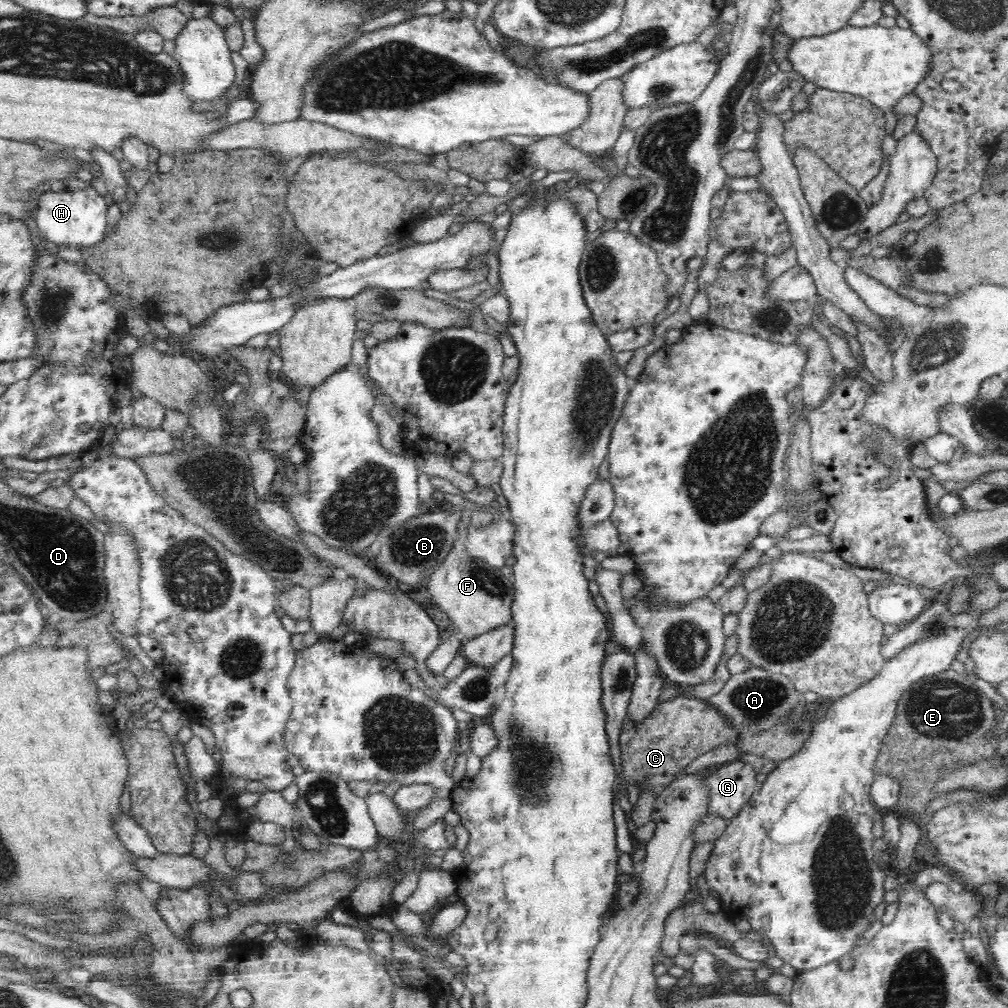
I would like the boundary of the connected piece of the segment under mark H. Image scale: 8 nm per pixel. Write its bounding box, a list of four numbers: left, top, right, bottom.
[35,186,108,251]

